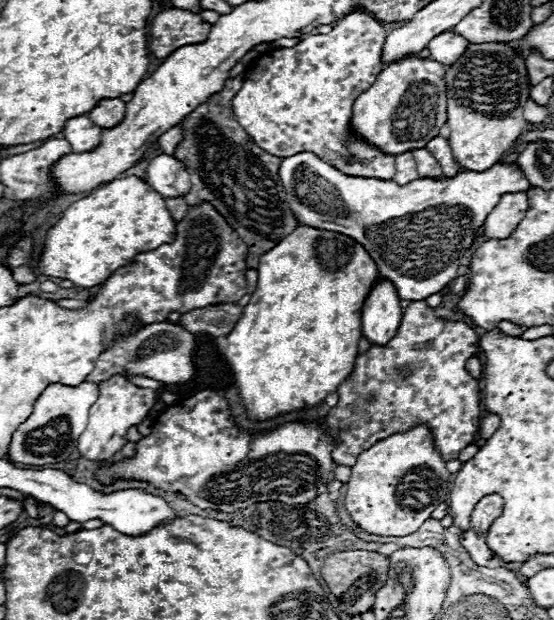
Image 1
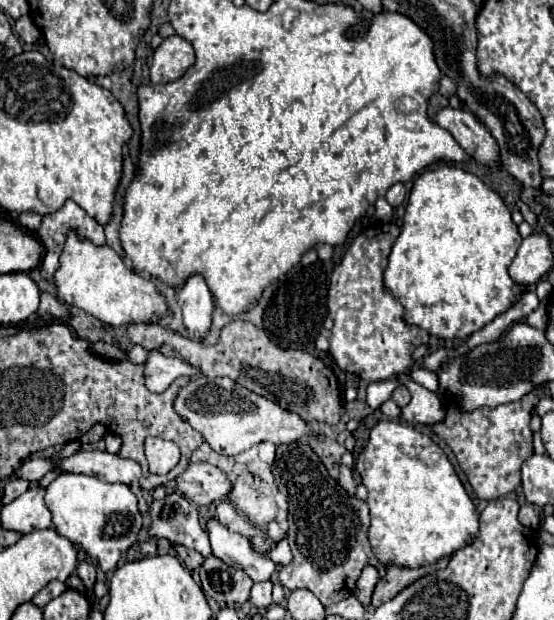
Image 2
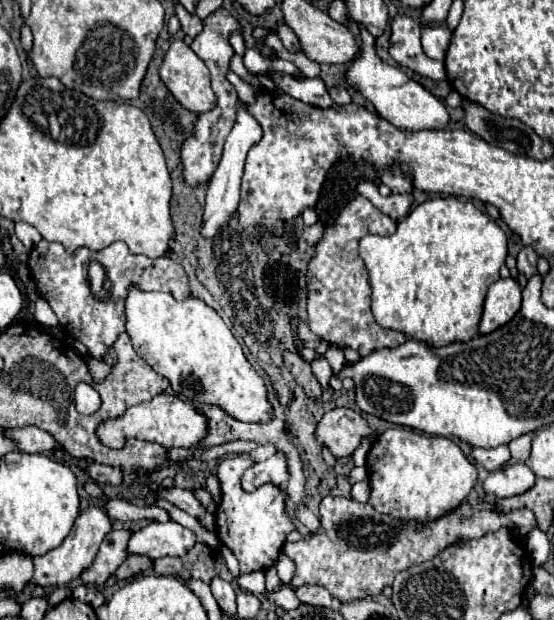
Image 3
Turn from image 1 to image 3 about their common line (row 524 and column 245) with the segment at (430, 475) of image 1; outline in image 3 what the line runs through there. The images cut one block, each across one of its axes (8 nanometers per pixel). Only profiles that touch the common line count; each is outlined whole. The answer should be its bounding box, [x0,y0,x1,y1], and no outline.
[124,286,272,422]

